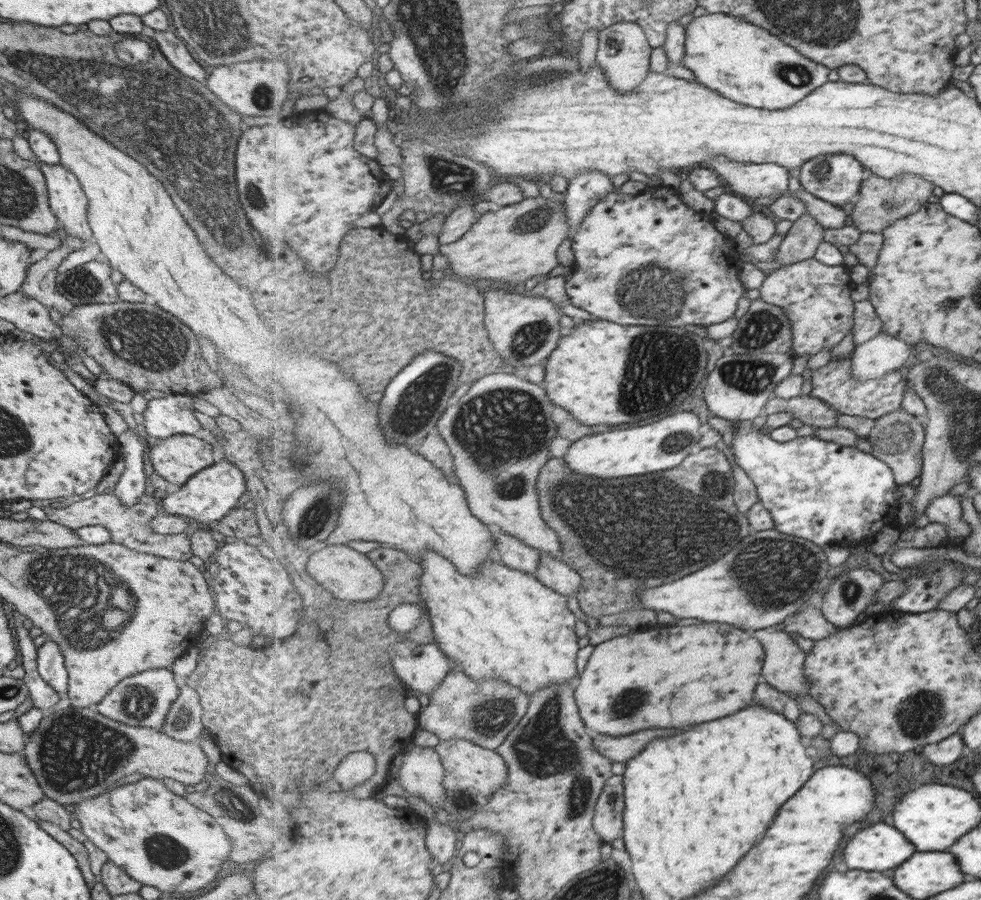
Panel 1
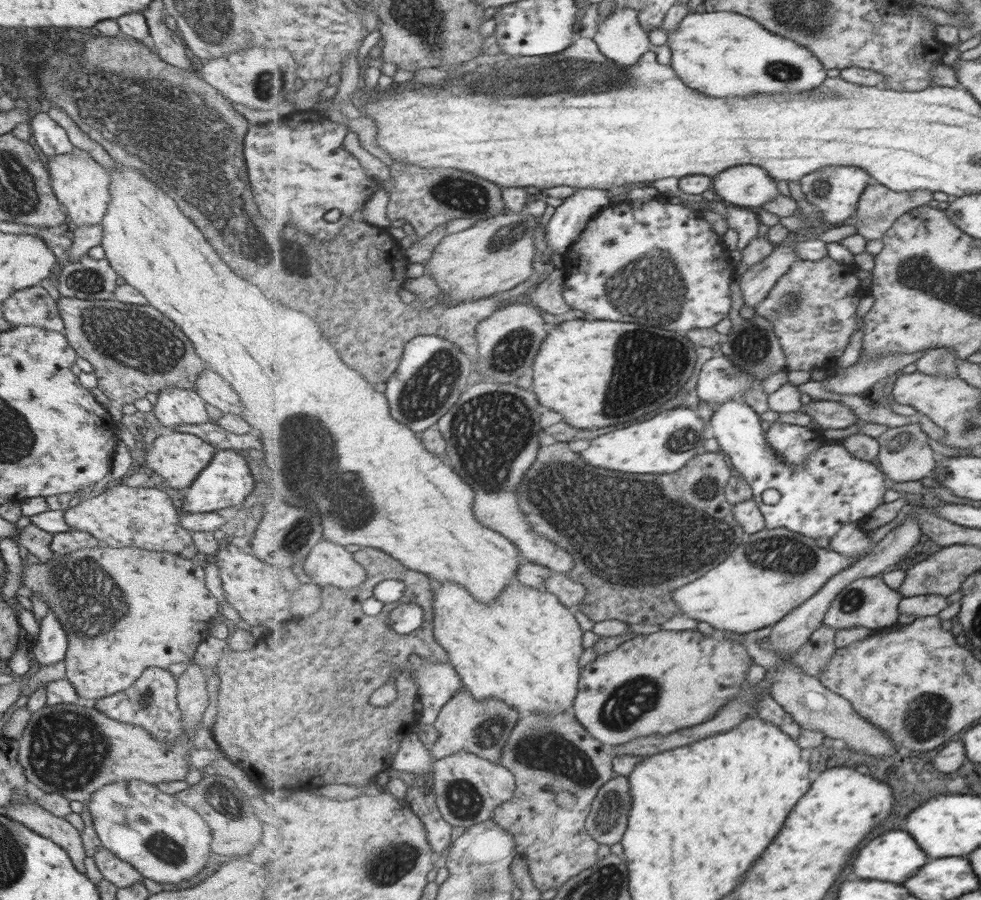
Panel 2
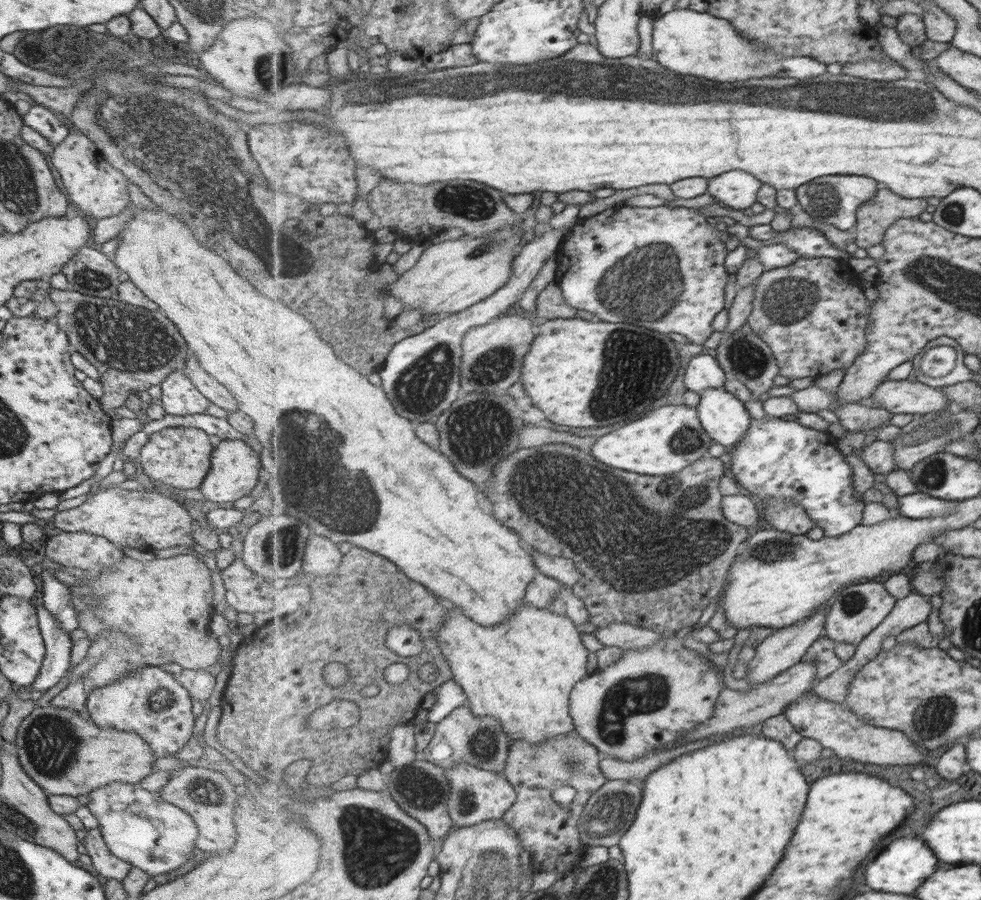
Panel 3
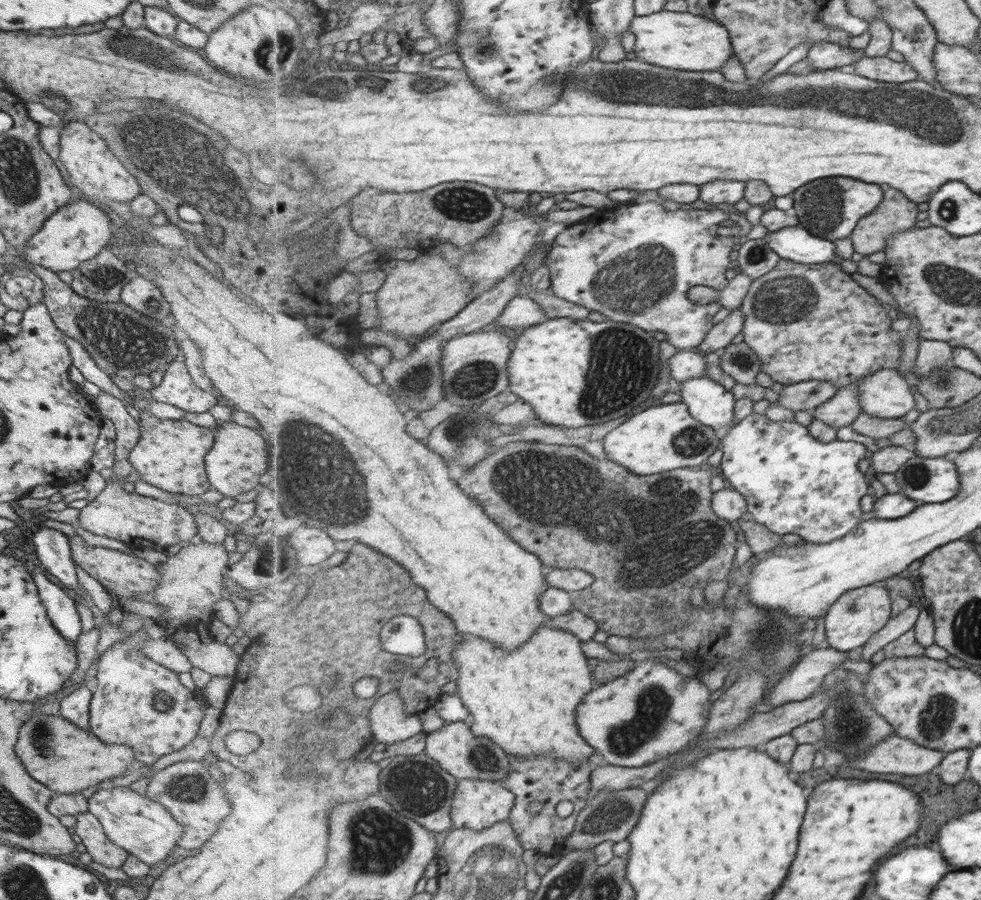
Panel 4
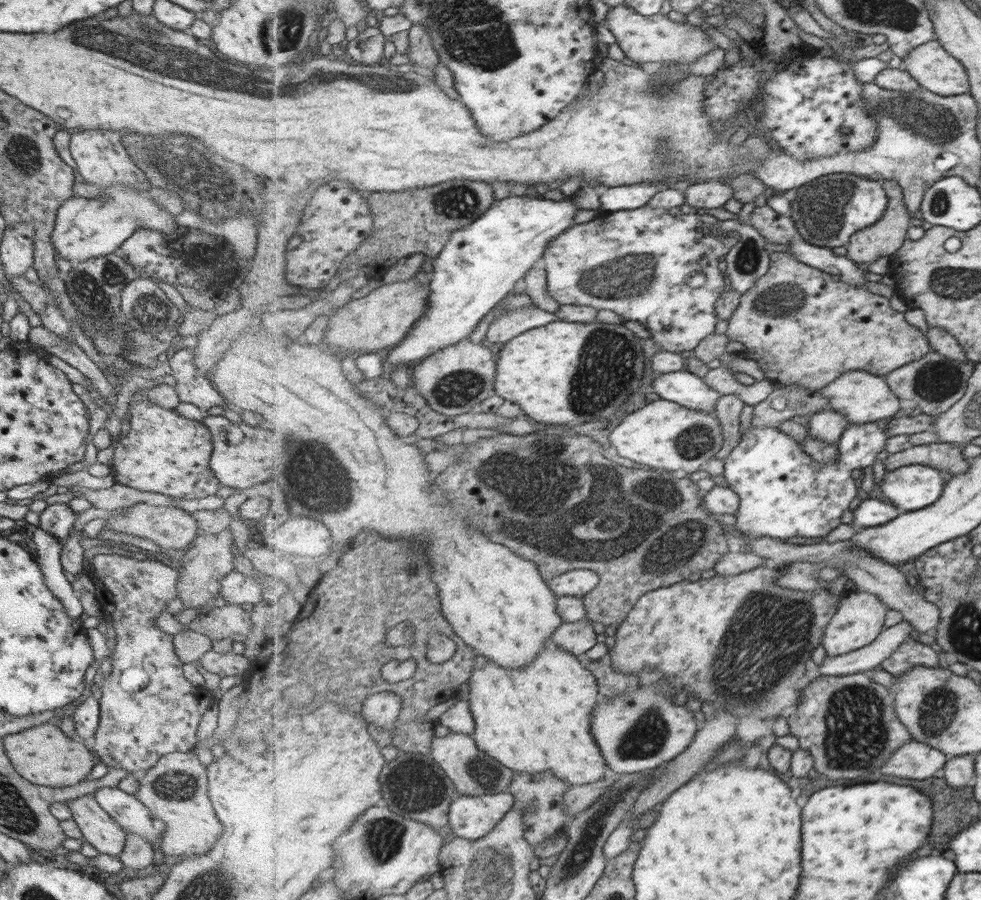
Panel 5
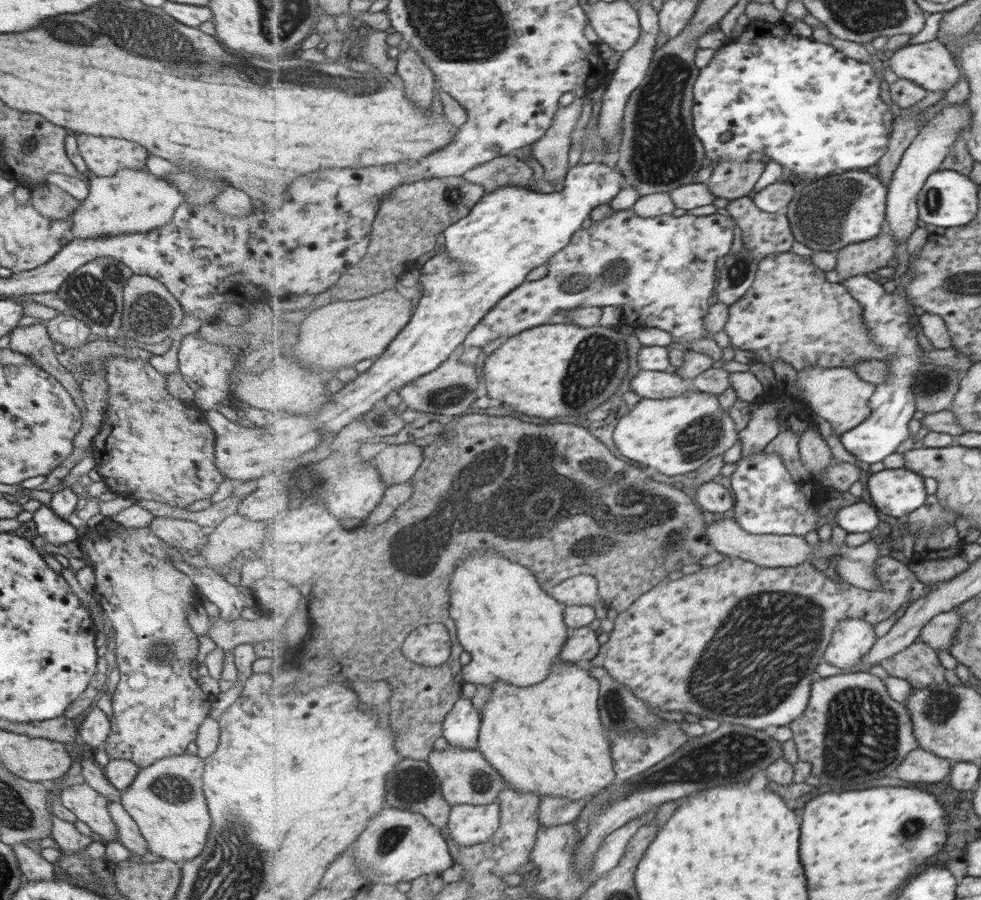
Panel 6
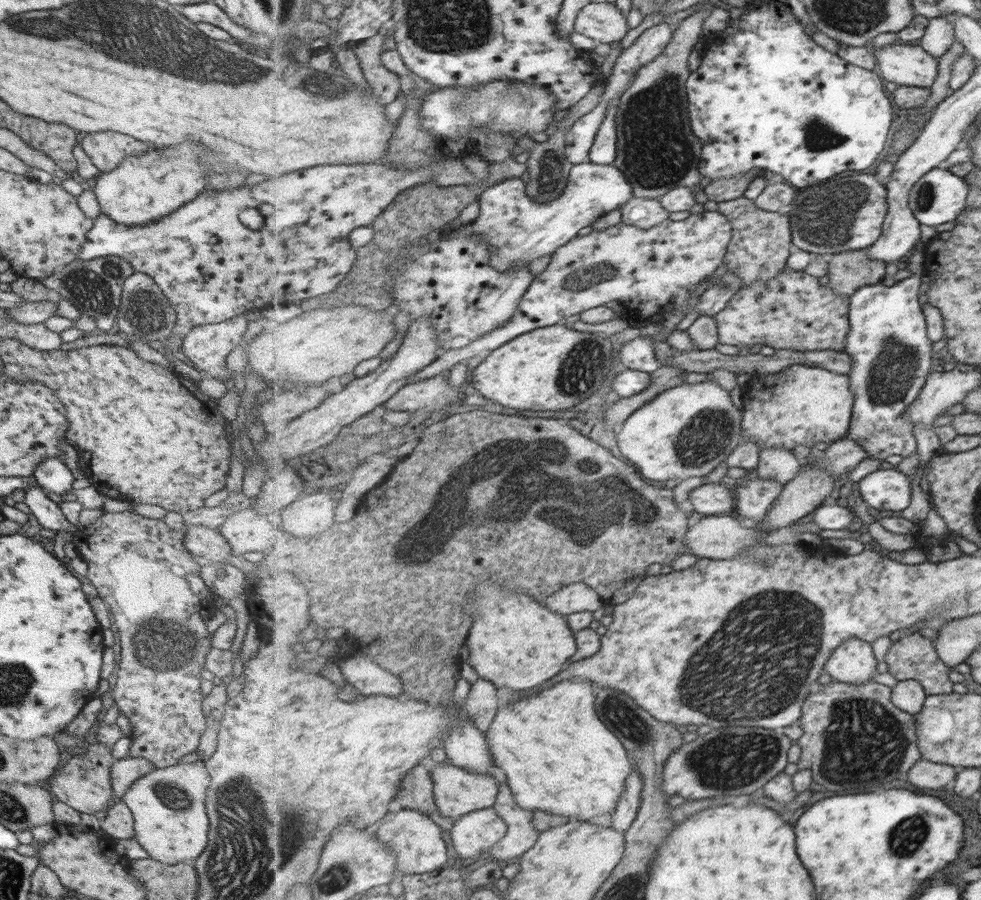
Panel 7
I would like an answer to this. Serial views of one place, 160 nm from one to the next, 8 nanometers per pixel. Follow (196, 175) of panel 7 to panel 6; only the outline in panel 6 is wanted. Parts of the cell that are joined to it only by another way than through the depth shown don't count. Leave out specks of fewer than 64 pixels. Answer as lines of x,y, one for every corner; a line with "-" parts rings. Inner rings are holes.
120,168
110,177
89,177
87,197
69,214
71,236
67,238
93,240
99,236
148,232
171,222
176,208
182,203
183,193
175,188
174,183
156,177
148,170

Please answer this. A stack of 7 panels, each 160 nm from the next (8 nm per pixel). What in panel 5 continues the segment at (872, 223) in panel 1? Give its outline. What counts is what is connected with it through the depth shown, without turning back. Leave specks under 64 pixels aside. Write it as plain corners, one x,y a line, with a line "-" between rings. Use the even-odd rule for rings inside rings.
885,179
881,181
889,198
887,211
883,215
883,219
879,220
879,223
875,223
871,227
855,233
851,238
850,243
847,245
846,257
855,263
866,263
869,265
872,262
877,262
883,256
894,255
908,240
907,230
909,230
909,226
911,227
915,223
913,215
911,217
911,214
909,214
909,208
905,206
904,189
902,186
894,180

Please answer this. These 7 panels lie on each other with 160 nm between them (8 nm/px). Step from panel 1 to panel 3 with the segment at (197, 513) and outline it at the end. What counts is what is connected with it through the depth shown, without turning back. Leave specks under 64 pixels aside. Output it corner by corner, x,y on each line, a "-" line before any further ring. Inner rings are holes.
221,439
221,441
212,448
210,452
210,467
203,478
201,485
198,487
201,495
209,504
218,503
233,503
235,500
250,494
250,489
255,486
258,479
258,474
260,469
263,467
259,460
259,450
256,447
249,447
247,444
243,443
241,440
237,439

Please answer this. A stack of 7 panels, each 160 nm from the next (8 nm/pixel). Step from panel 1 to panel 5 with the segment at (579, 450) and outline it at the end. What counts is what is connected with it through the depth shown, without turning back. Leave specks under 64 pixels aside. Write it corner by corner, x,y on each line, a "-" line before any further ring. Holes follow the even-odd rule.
660,398
627,416
610,434
610,444
617,448
619,456
639,464
698,476
703,474
709,458
714,458
724,447
724,434
722,422
715,410
695,410

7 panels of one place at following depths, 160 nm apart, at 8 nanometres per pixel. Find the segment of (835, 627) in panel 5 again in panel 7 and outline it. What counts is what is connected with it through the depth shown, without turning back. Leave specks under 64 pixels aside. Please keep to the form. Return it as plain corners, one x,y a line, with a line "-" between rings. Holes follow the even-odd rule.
857,638
847,640
835,649
824,670
834,680
861,685
873,680
877,666
879,660
875,656
872,643

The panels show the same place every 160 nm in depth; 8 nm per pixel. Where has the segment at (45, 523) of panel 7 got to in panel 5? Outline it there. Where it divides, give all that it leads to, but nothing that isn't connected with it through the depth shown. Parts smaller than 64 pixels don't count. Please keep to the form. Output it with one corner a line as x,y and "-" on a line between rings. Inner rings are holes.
36,527
31,539
37,549
37,564
48,591
57,597
66,610
66,615
78,619
82,613
80,600
73,588
63,576
60,565
60,550
62,544
59,539
45,532
41,527

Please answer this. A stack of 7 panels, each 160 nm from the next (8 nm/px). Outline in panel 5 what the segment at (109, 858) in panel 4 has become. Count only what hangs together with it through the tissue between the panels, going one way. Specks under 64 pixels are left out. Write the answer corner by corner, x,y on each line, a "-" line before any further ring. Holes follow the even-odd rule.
78,796
65,803
82,834
80,843
89,844
95,848
97,854
117,857
123,848
126,833
101,810
94,796

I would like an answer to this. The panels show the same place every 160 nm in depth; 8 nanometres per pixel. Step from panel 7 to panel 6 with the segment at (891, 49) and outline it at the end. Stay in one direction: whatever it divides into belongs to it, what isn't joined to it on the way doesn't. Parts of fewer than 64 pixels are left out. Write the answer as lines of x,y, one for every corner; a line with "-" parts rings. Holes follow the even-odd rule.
937,40
896,49
888,65
899,78
916,82
933,92
946,91
961,76
950,50

